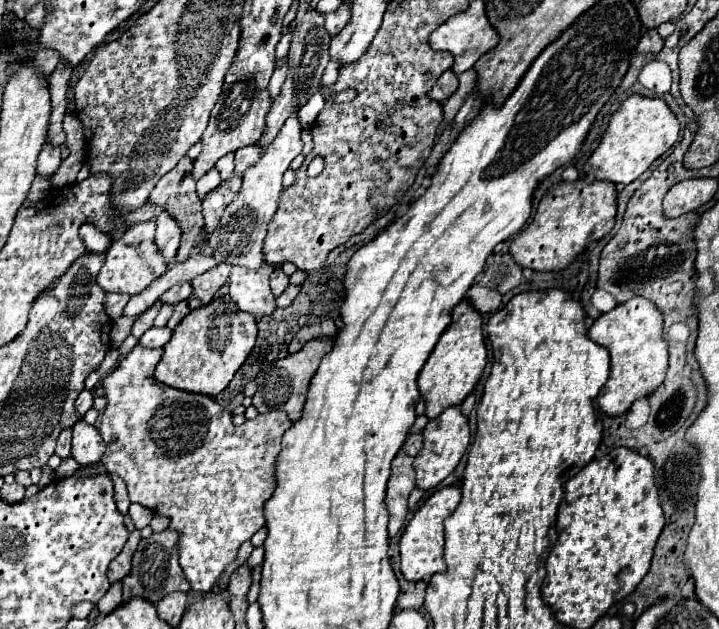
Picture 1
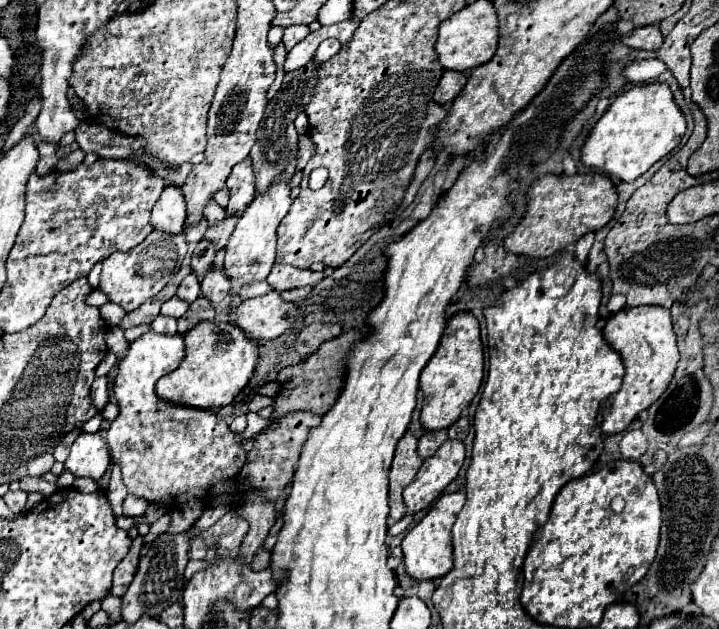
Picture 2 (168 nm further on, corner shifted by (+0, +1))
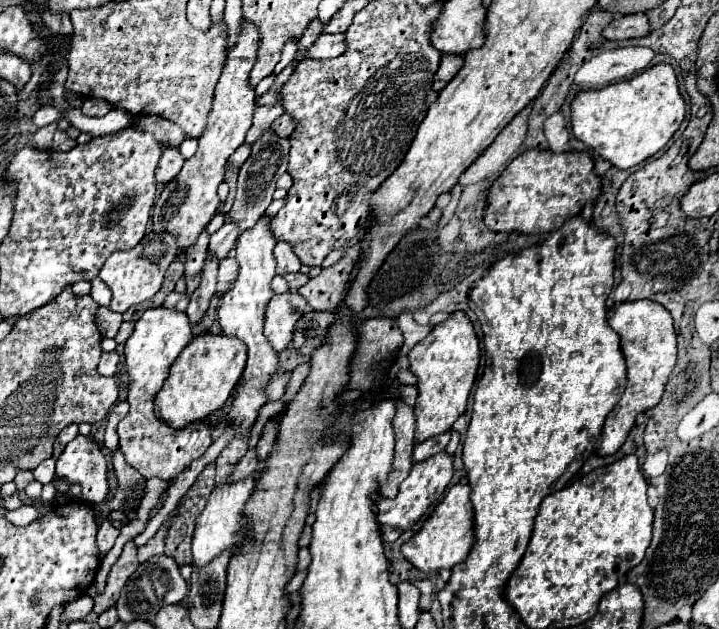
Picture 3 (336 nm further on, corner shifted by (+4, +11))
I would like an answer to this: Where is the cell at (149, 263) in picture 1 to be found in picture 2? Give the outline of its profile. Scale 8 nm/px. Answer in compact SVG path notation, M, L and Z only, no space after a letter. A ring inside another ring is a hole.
M153 230L143 244L135 246L129 252L115 252L111 258L103 260L101 284L99 290L115 304L119 304L125 312L133 312L145 300L159 294L171 276L181 268L181 262L187 252L187 242L181 234L167 234L161 230Z

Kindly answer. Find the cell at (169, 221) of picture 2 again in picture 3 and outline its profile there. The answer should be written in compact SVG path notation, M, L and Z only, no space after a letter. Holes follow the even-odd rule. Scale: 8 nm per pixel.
M165 146L163 148L163 156L159 160L159 168L155 172L155 180L157 184L167 184L175 178L175 174L179 174L179 170L183 168L185 158L179 154L179 150Z

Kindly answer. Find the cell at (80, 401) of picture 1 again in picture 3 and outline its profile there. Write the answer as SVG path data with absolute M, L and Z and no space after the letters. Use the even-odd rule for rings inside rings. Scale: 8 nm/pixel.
M103 352L101 354L101 360L99 360L99 366L97 366L97 372L101 376L113 376L115 370L117 370L117 364L119 364L119 354L117 352Z

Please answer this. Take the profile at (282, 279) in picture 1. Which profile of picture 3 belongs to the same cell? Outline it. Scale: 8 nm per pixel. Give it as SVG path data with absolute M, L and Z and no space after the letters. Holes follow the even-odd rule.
M277 242L273 254L275 254L275 262L277 262L277 274L283 276L287 272L299 272L301 262L299 262L299 258L295 258L295 254L291 252L289 244Z

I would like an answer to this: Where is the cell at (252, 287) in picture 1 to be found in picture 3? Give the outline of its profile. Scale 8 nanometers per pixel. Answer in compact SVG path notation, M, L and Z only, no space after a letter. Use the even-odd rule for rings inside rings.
M295 290L275 294L267 302L265 336L277 352L285 350L287 344L291 342L293 328L295 328L297 320L301 318L305 306L307 306L307 300Z

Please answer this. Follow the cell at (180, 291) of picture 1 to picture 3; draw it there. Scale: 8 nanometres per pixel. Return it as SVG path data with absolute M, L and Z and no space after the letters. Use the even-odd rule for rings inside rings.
M203 230L199 234L199 240L188 250L187 259L185 260L185 284L187 284L189 294L199 284L199 272L201 272L201 266L203 266L203 260L205 260L207 244L209 244L209 232Z

